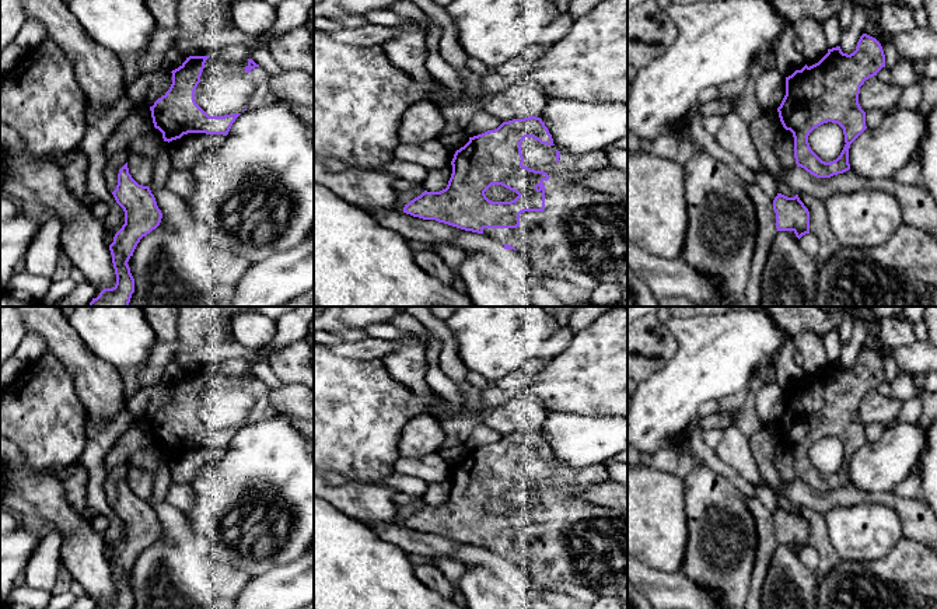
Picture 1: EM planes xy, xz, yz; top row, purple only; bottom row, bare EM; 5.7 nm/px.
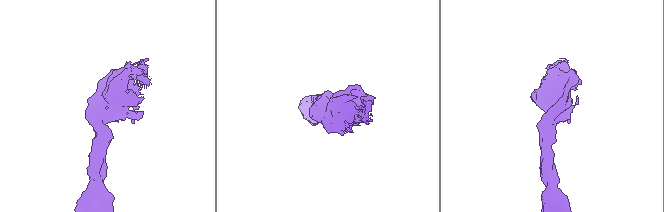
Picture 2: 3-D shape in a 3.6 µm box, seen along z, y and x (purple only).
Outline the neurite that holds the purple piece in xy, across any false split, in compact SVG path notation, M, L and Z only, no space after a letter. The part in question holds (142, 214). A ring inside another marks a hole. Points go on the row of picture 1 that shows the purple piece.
M127 162L119 169L118 185L112 195L125 211L125 224L109 245L116 284L104 288L88 307L129 307L134 293L134 279L127 262L140 239L155 230L162 218L150 188L139 185L132 178Z

